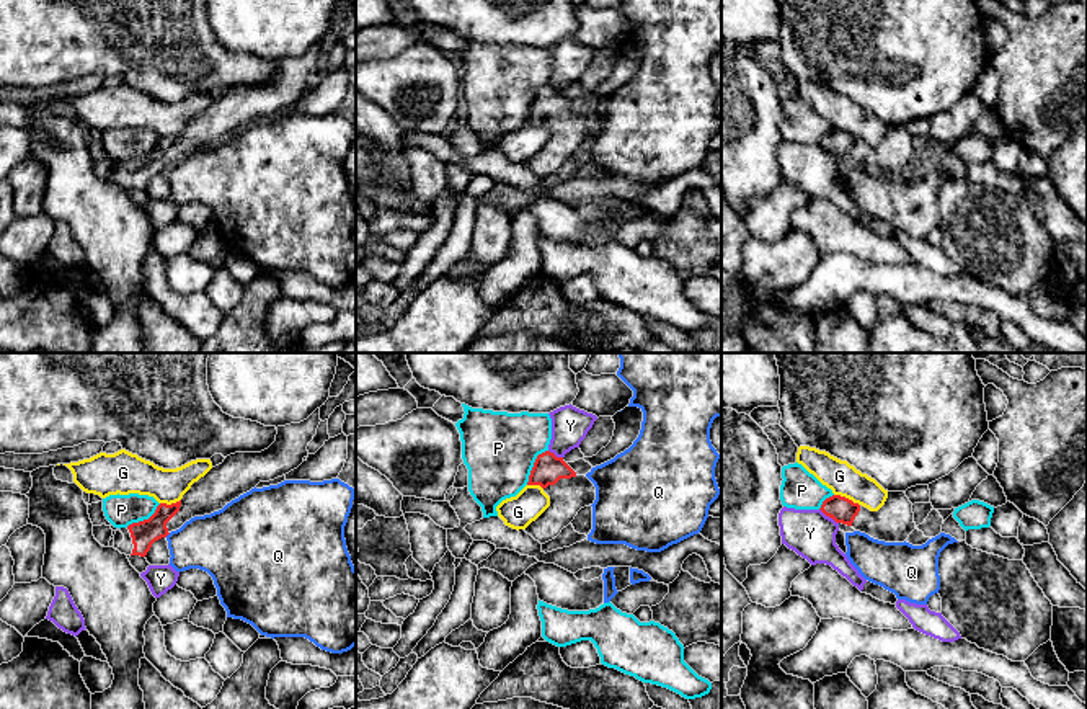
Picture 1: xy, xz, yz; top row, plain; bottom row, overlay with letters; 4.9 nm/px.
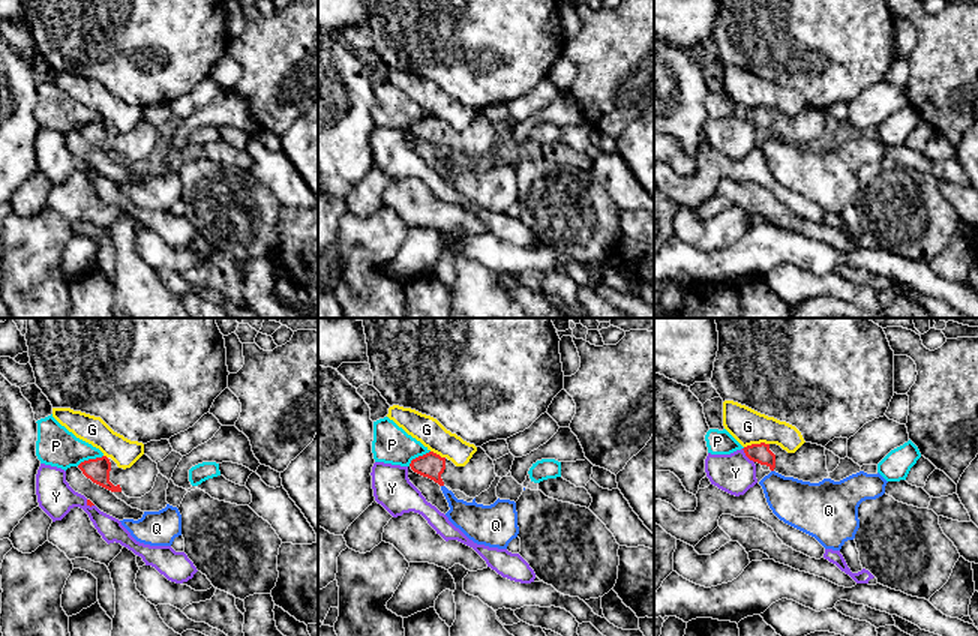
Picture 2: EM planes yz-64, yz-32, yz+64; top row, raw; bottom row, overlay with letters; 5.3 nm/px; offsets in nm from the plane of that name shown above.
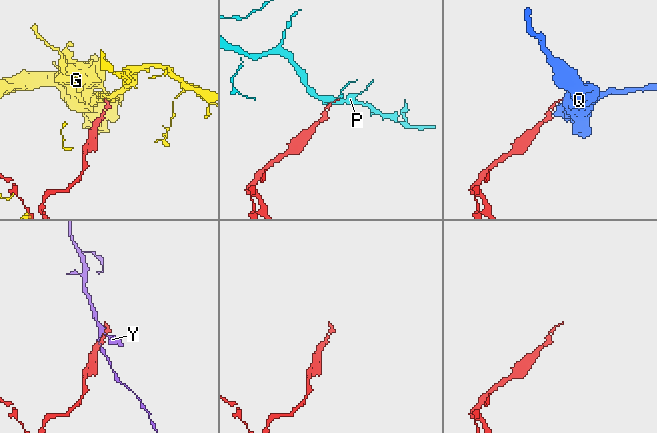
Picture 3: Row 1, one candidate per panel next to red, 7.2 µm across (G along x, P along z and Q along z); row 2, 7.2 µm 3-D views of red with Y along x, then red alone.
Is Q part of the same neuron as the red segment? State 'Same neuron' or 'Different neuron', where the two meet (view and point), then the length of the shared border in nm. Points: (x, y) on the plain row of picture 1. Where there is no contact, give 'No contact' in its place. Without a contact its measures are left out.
Different neuron. Touches red at xy (167, 169). Shared border 40 nm

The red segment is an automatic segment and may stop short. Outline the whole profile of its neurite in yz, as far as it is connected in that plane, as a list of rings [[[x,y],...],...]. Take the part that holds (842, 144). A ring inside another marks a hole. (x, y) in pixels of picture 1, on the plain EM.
[[[888,126],[878,145],[870,145],[841,129],[826,132],[819,144],[836,157],[885,176],[904,176],[916,163],[912,137],[904,126]]]

